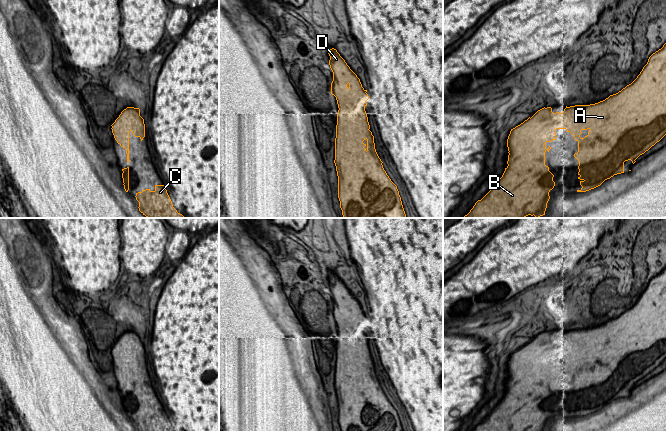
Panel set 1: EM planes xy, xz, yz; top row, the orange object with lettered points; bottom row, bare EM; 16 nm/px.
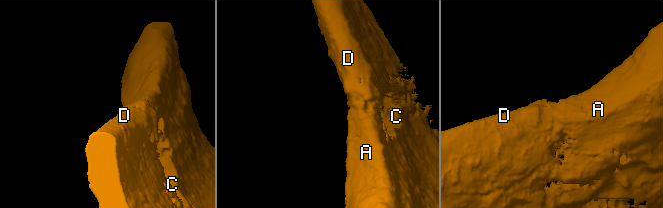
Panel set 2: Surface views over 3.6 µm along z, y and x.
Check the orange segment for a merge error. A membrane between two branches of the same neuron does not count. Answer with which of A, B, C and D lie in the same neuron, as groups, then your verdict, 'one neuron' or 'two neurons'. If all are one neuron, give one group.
groups A B C D; one neuron

